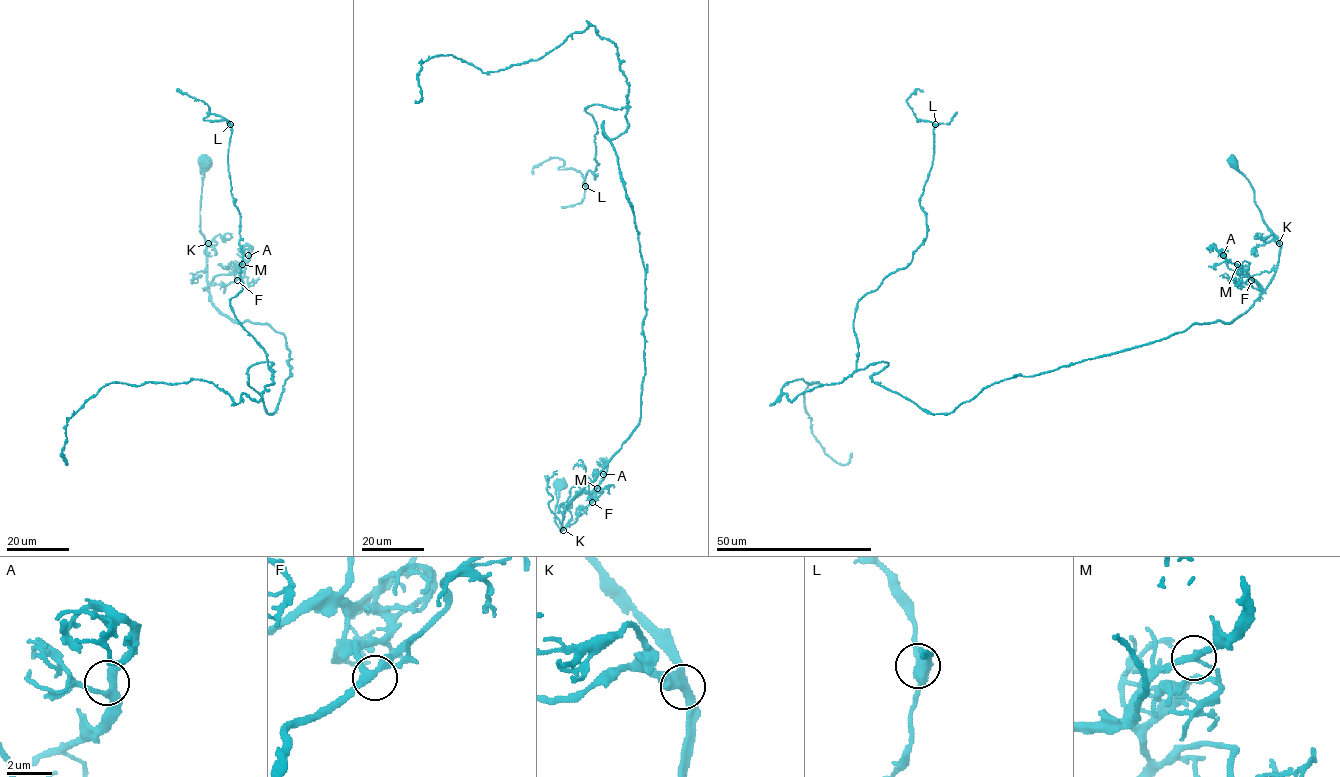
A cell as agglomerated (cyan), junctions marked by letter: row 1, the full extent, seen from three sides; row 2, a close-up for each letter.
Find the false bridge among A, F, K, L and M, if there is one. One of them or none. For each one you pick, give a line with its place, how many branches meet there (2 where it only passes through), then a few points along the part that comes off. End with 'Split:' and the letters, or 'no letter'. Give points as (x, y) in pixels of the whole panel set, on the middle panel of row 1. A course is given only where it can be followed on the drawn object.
M: Place: (597, 488). Branches: 3. Course of the part to remove: (597, 488), (600, 490), (590, 499), (591, 502), (602, 489), (608, 490), (607, 493)
Split: M

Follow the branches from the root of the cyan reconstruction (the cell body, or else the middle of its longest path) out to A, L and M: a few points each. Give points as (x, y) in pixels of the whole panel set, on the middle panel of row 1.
A: (560, 484), (555, 522), (561, 531), (563, 511), (569, 502), (594, 489), (603, 474)
L: (560, 484), (561, 531), (640, 418), (645, 268), (602, 133), (626, 108), (585, 108), (585, 186)
M: (560, 484), (555, 522), (561, 531), (563, 511), (569, 502), (597, 488)

